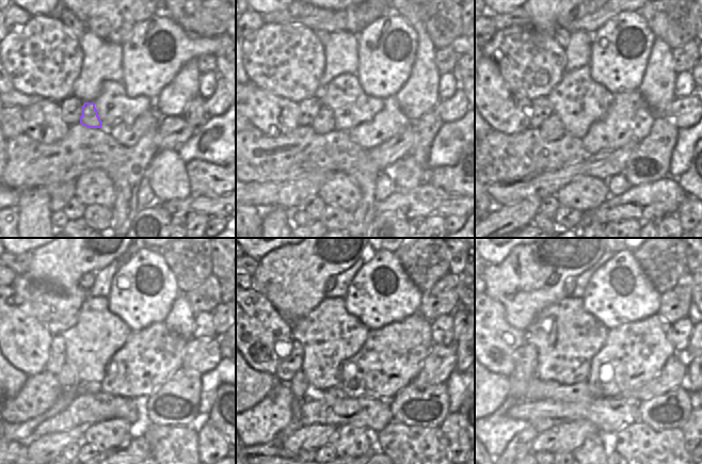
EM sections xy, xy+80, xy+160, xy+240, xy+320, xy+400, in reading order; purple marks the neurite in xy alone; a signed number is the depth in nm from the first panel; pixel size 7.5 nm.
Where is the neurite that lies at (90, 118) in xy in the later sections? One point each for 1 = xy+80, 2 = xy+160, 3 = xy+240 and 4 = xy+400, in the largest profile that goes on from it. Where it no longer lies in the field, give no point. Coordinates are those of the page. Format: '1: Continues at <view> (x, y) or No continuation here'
1: Continues at xy+80 (323, 123)
2: Continues at xy+160 (552, 129)
3: Continues at xy+240 (67, 377)
4: Continues at xy+400 (521, 445).

